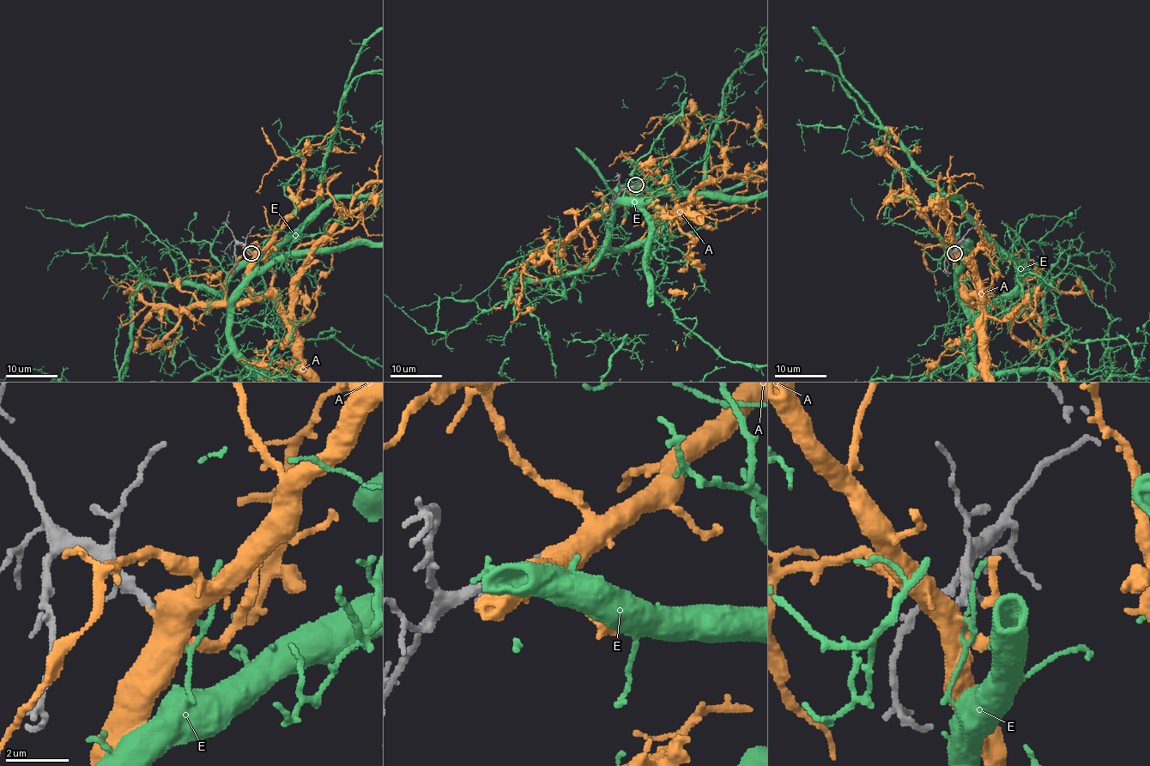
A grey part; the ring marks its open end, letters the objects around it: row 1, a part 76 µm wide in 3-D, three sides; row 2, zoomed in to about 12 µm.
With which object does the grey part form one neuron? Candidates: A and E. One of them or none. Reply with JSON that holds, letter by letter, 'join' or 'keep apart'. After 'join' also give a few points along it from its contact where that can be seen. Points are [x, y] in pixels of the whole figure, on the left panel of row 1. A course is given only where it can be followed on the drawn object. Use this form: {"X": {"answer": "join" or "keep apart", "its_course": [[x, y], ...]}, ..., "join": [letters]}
{"A": {"answer": "join"}, "E": {"answer": "keep apart"}, "join": ["A"]}

